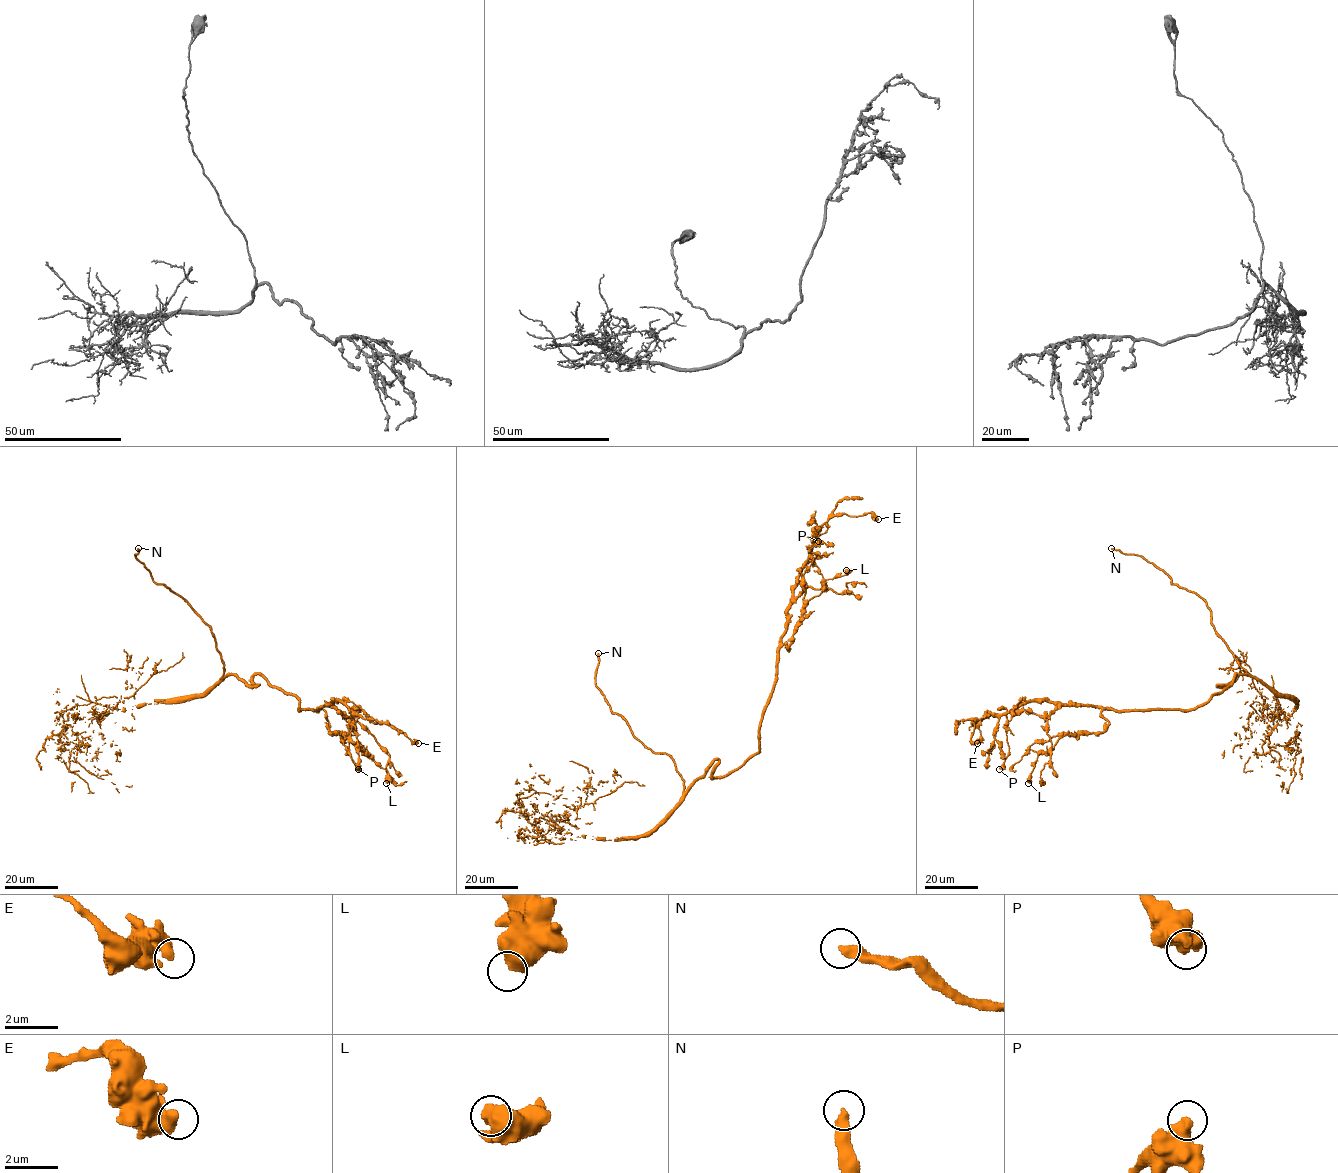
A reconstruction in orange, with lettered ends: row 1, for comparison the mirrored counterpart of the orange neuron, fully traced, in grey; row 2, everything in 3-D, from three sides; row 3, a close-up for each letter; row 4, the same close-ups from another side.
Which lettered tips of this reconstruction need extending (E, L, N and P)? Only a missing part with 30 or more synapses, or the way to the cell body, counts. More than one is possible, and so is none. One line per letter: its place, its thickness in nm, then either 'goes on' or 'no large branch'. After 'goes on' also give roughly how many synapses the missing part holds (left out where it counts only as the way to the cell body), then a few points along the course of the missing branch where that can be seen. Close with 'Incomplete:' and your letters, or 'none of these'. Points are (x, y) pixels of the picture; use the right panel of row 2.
E: at (977, 743); 550 nm thick; no large branch
L: at (1028, 783); 600 nm thick; no large branch
N: at (1111, 548); 360 nm thick; goes on
P: at (999, 769); 550 nm thick; no large branch
Incomplete: N

